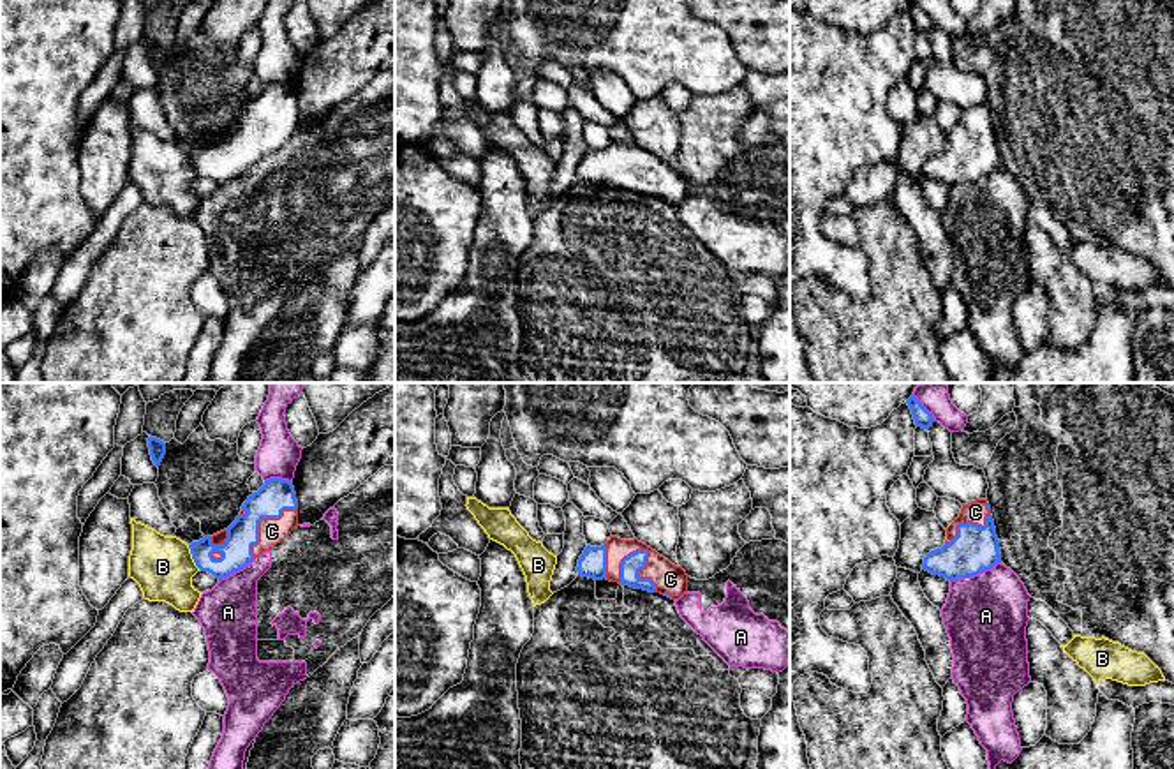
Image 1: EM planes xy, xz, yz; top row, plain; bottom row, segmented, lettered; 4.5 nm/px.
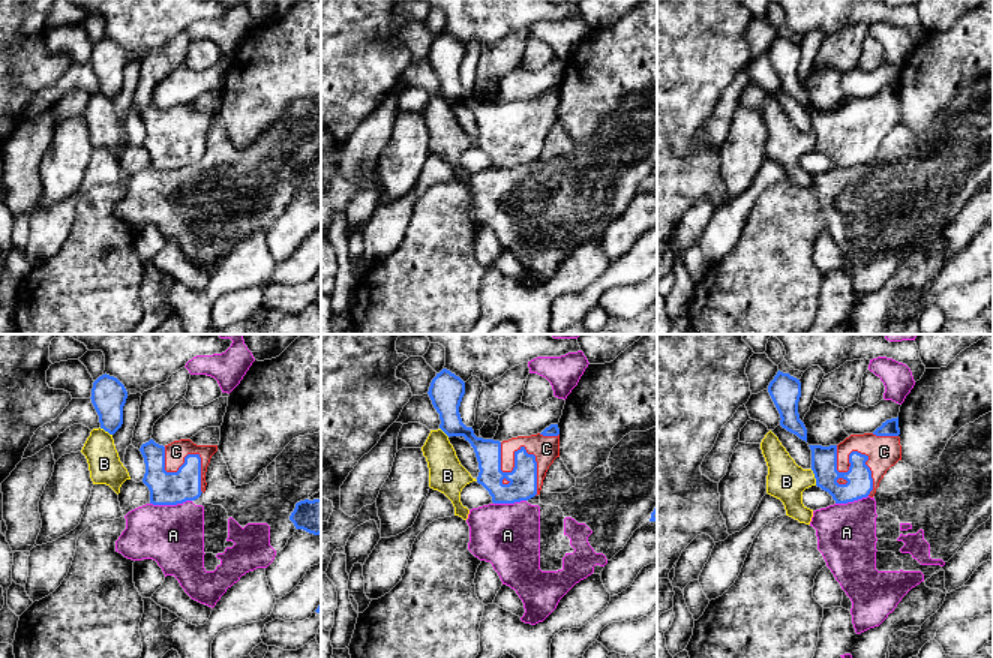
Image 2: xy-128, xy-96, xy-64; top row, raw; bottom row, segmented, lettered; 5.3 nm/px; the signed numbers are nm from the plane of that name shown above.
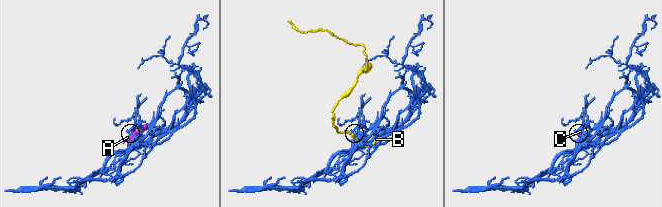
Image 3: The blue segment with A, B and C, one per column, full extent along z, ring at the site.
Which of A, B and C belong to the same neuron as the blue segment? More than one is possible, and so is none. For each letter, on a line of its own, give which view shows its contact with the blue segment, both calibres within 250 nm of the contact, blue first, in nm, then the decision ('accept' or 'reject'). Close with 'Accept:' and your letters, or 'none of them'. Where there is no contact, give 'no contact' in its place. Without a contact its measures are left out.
A: xy | 140/260 nm | reject
B: xy | 140/280 nm | reject
C: xz | 100/130 nm | accept
Accept: C

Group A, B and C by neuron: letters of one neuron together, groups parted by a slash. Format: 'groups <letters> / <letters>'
groups A / B / C

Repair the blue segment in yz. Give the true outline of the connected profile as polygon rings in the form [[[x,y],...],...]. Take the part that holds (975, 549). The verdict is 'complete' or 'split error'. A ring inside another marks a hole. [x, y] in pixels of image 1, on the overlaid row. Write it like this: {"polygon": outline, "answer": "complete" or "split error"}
{"polygon": [[[987,499],[962,504],[959,517],[947,527],[941,549],[924,557],[922,570],[947,580],[971,579],[1001,563],[999,540]]], "answer": "split error"}

